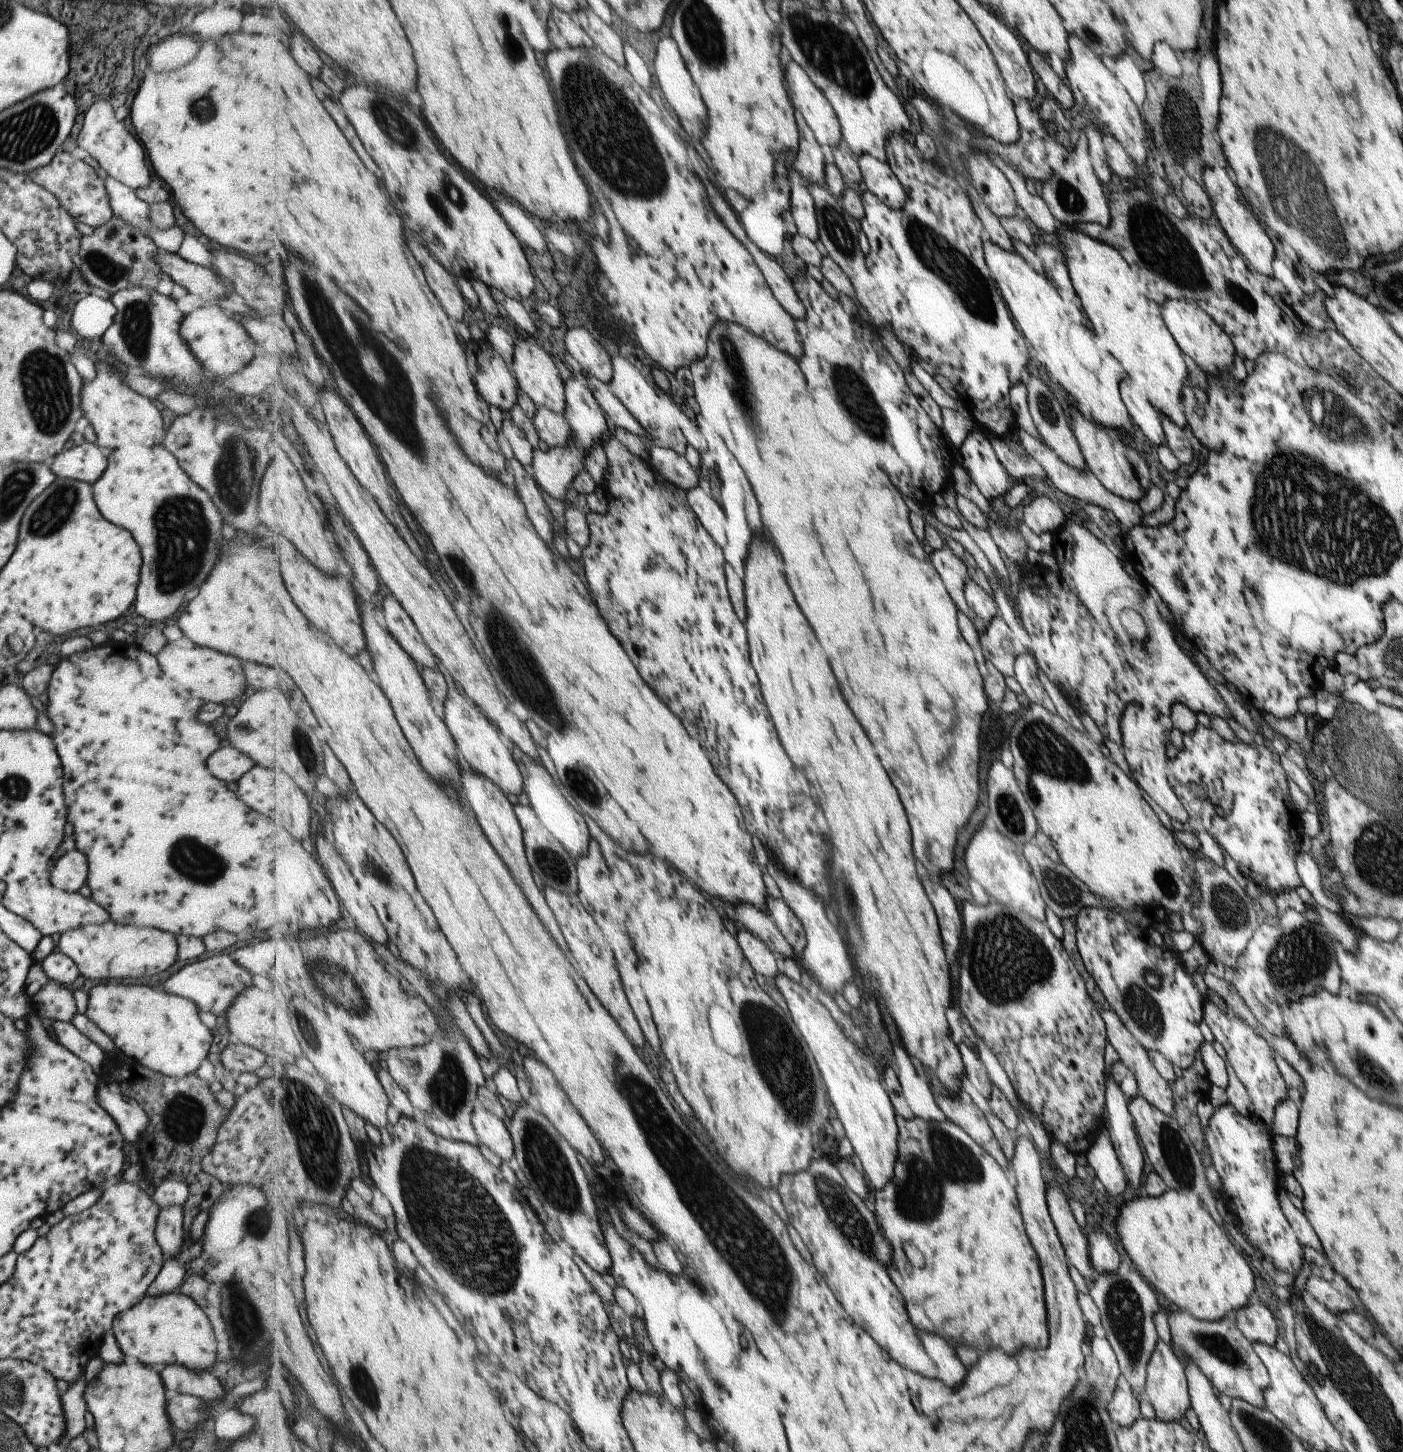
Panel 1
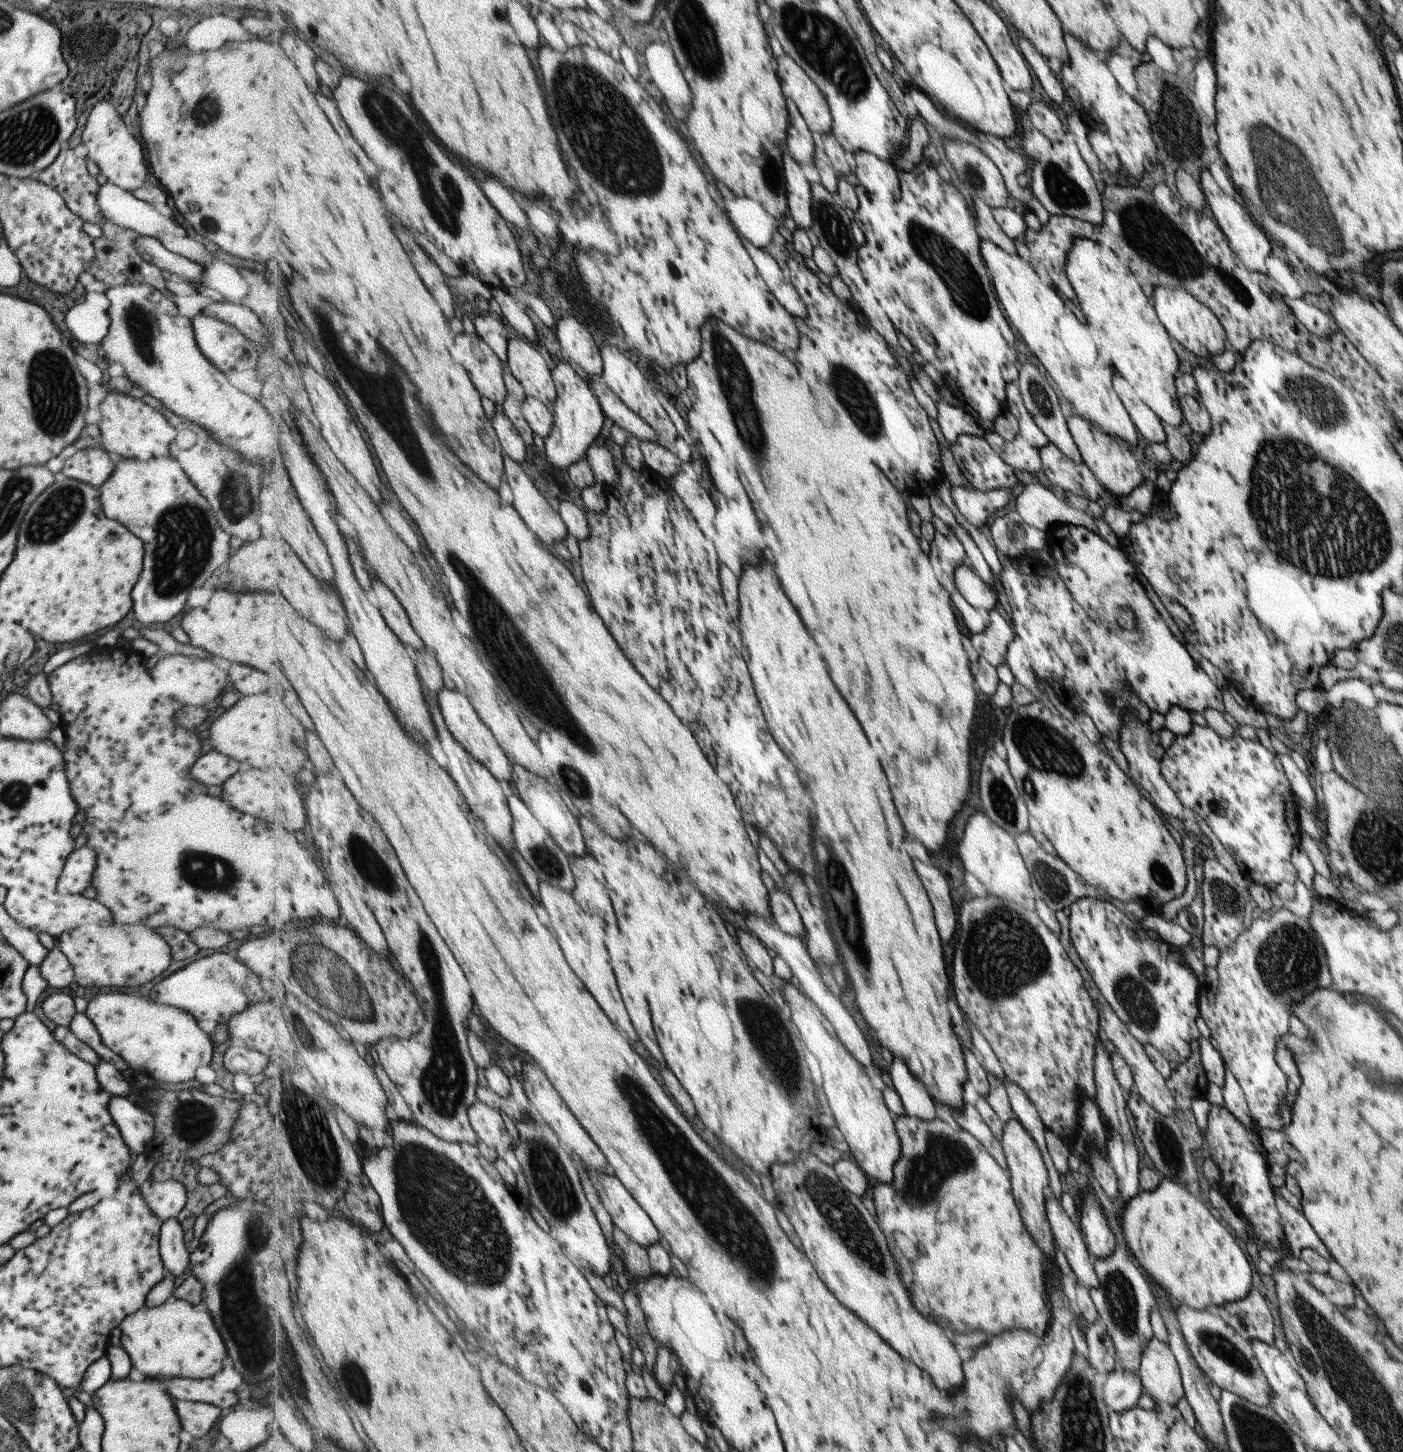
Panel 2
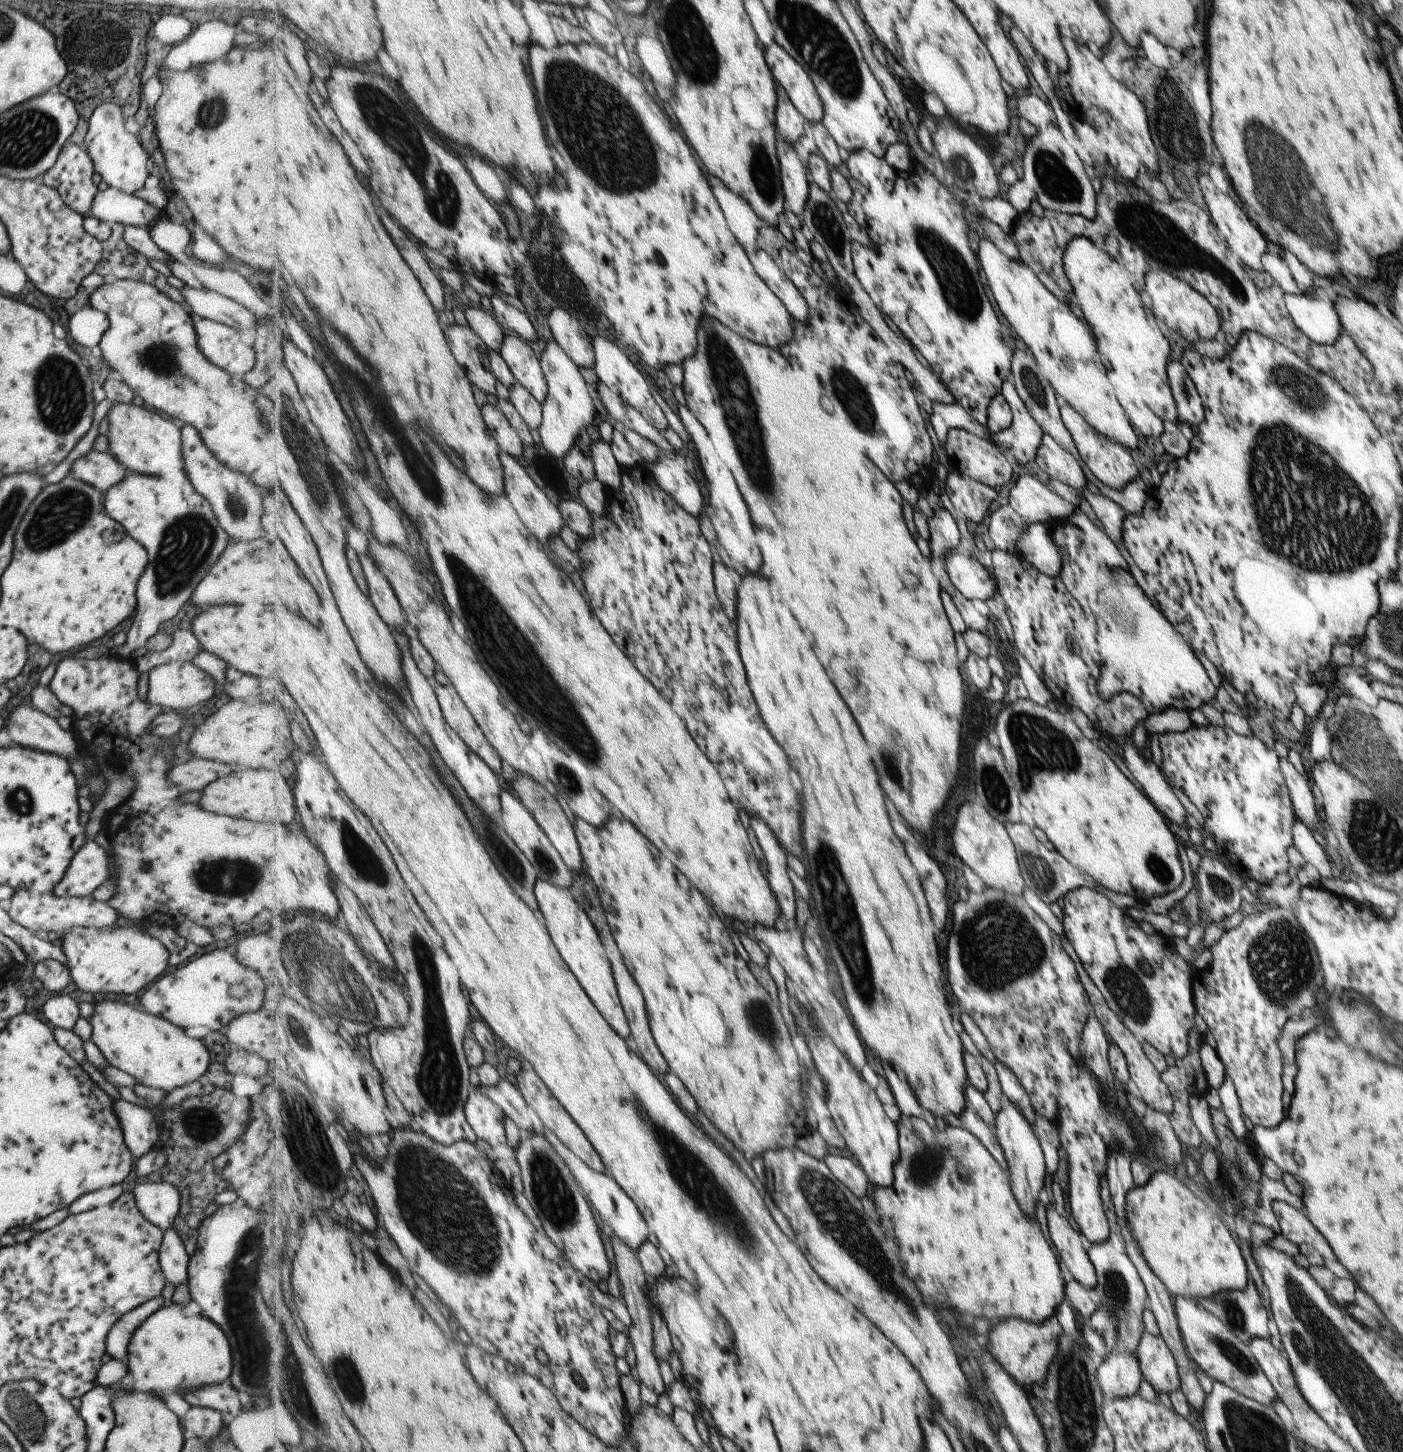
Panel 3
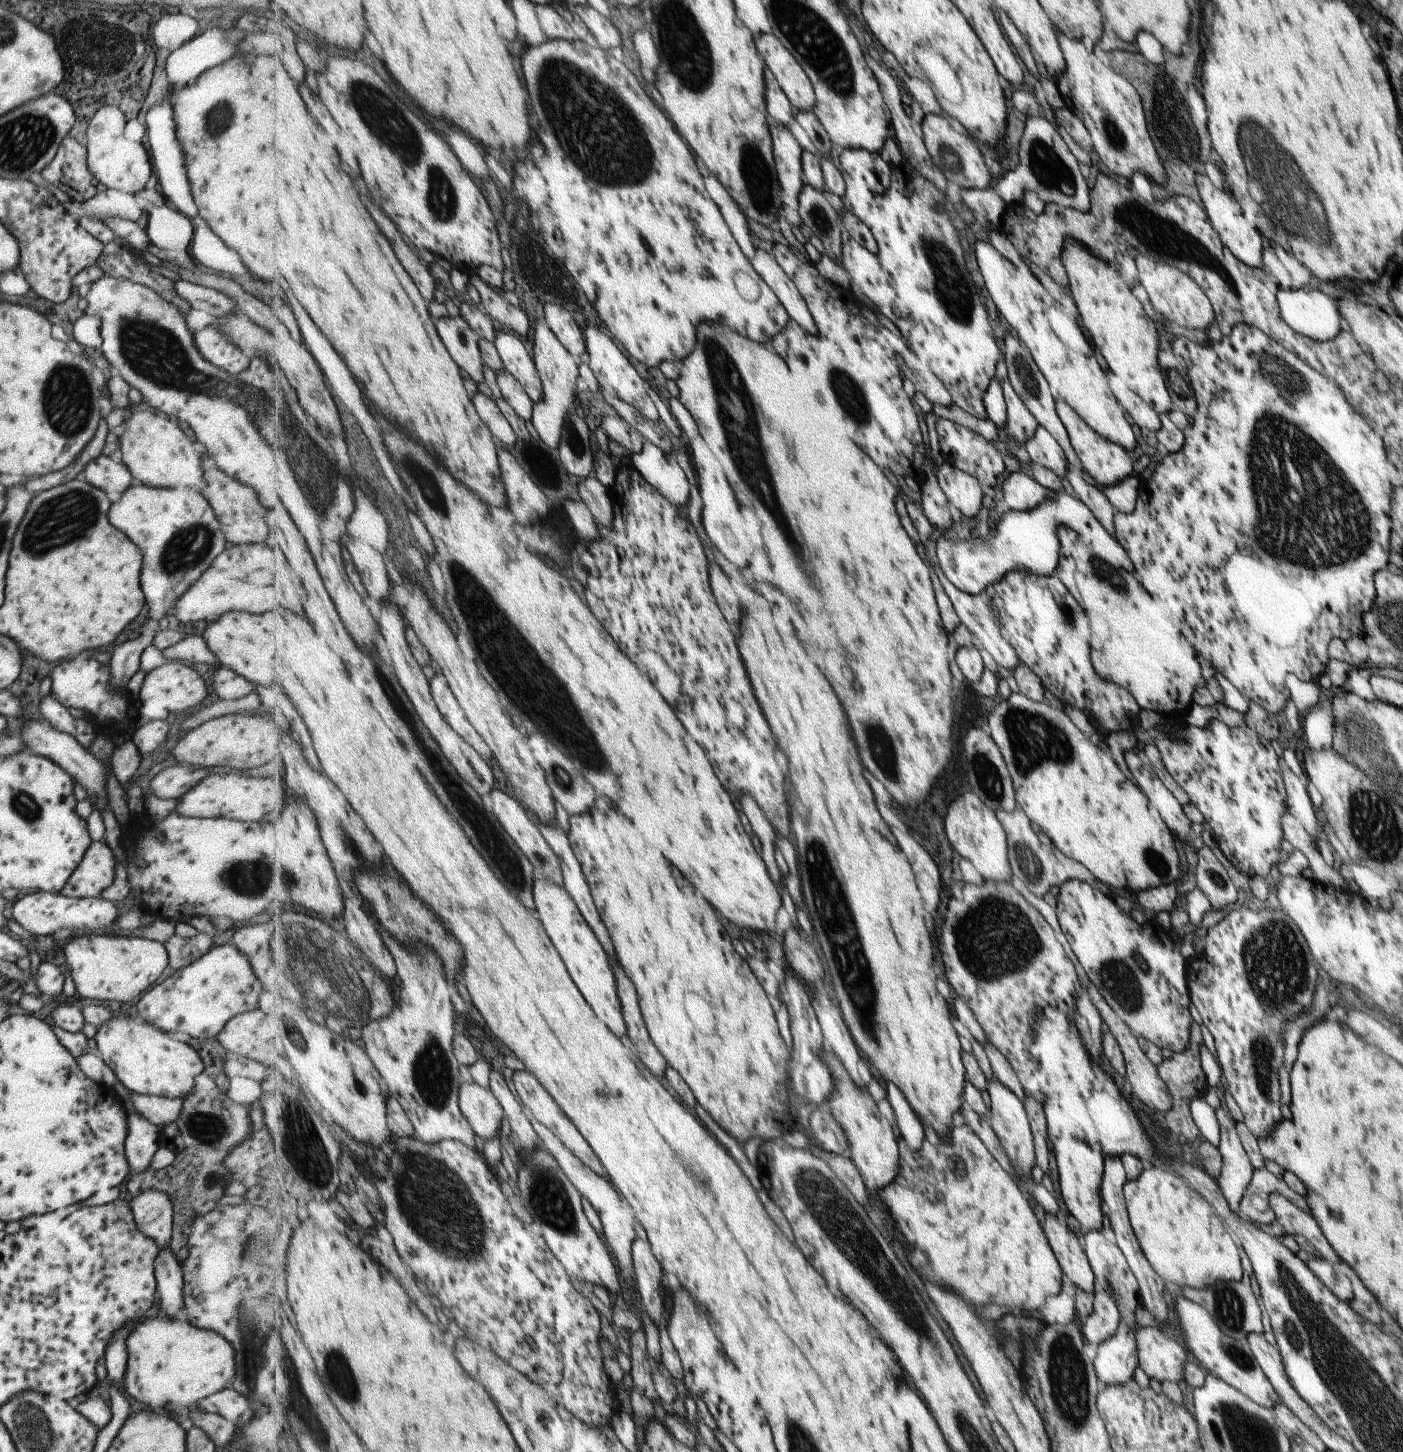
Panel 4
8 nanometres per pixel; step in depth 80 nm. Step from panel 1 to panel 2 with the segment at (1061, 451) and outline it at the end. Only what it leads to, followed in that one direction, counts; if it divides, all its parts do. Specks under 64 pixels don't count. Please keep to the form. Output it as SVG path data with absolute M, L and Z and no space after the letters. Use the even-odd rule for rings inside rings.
M1025 364L1023 368L1019 369L1019 376L1016 378L1019 392L1029 413L1029 416L1033 419L1035 426L1046 436L1049 443L1053 444L1063 456L1069 458L1076 463L1081 463L1082 458L1080 457L1078 448L1075 446L1071 435L1069 434L1066 419L1063 417L1061 410L1059 409L1059 403L1057 403L1057 397L1051 386L1047 383L1047 380L1039 373L1039 370L1031 364Z

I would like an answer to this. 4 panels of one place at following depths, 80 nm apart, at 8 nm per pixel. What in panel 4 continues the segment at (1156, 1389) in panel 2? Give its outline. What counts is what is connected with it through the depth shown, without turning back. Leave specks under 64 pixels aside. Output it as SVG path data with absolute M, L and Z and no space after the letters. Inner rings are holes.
M1137 1327L1133 1333L1137 1342L1138 1369L1160 1384L1165 1380L1179 1382L1186 1362L1186 1349L1179 1336L1159 1327Z

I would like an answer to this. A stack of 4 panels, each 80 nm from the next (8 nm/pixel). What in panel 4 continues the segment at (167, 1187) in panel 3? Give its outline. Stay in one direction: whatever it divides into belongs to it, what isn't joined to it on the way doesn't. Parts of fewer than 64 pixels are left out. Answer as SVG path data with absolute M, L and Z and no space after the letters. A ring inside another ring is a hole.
M149 1188L132 1198L129 1208L137 1230L151 1238L158 1250L167 1246L171 1237L173 1218L169 1196L161 1190Z

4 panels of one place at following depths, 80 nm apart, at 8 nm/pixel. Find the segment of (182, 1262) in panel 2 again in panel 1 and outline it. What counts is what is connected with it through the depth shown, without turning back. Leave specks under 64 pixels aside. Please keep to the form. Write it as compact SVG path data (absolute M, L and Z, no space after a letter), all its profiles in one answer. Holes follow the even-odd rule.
M175 1205L158 1208L153 1232L154 1239L164 1257L181 1255L180 1246L184 1233L182 1229L182 1208Z

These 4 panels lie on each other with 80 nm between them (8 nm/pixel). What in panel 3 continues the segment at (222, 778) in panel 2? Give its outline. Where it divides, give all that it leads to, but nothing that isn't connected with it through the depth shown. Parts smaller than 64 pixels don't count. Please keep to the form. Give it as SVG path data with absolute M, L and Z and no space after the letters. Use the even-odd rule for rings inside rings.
M195 757L175 766L169 772L169 780L175 786L183 786L189 790L201 790L203 786L207 786L222 776L227 776L234 769L219 761Z

